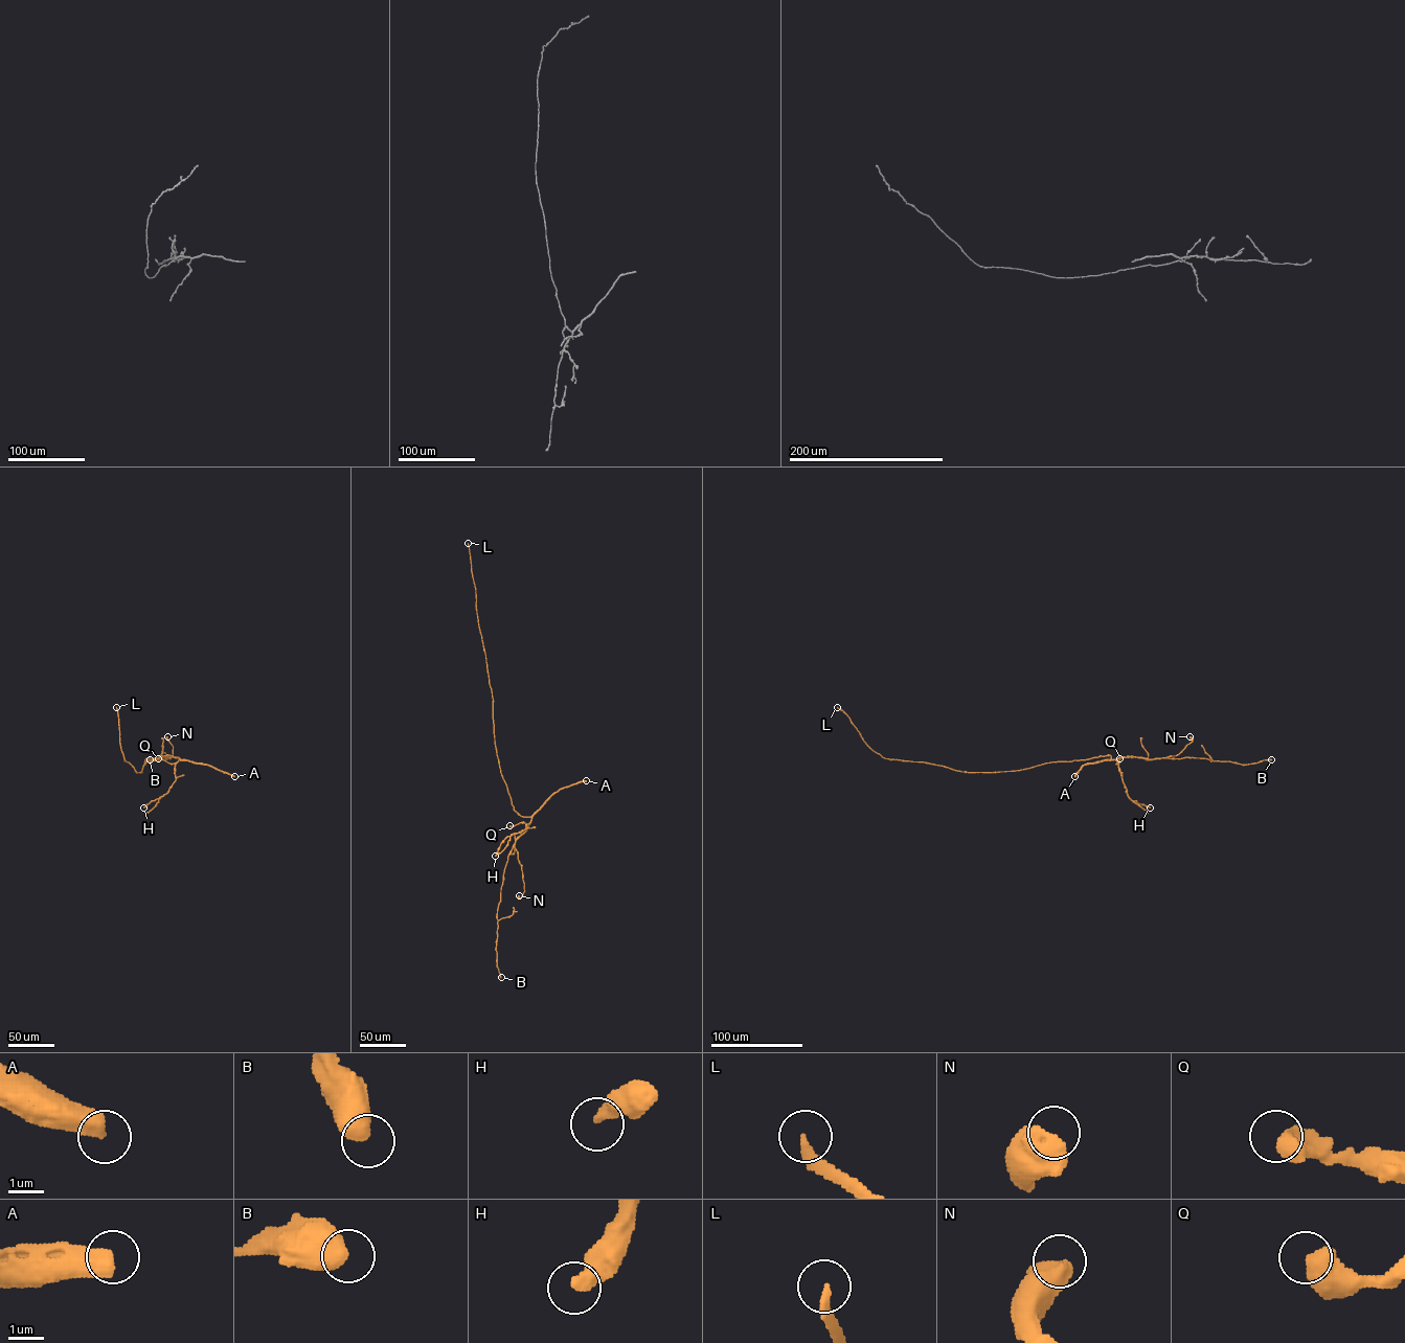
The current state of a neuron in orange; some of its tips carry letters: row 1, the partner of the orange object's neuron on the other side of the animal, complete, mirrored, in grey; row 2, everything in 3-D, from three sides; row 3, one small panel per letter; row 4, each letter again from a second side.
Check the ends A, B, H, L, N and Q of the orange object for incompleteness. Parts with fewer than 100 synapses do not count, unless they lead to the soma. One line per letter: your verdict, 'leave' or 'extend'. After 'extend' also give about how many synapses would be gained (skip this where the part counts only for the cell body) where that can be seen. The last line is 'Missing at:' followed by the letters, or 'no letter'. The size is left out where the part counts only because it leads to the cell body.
A: leave
B: leave
H: leave
L: extend; 140 synapses
N: leave
Q: leave
Missing at: L

